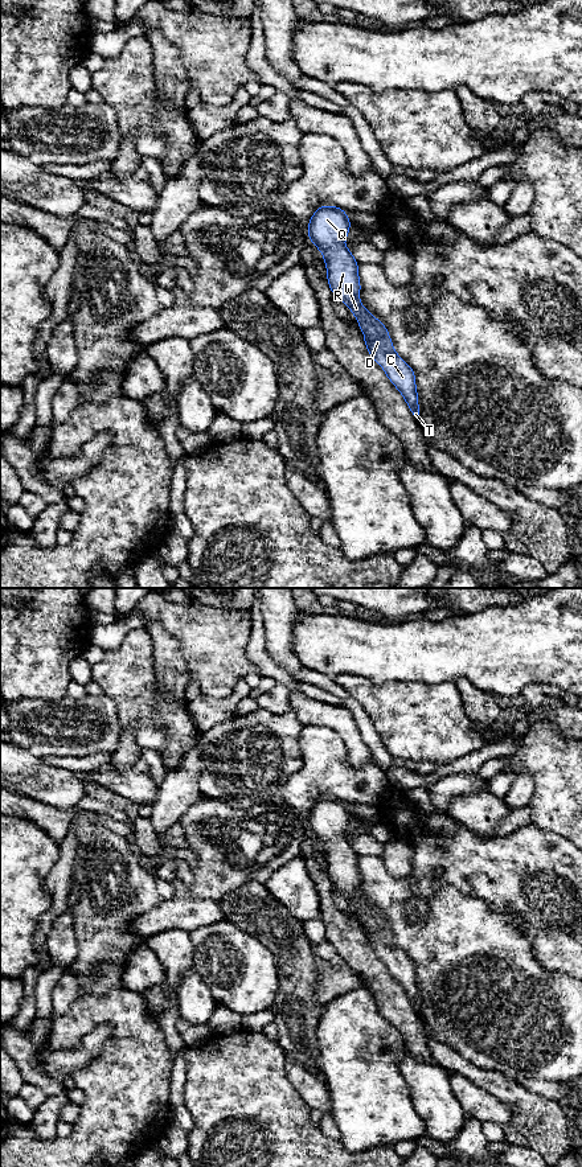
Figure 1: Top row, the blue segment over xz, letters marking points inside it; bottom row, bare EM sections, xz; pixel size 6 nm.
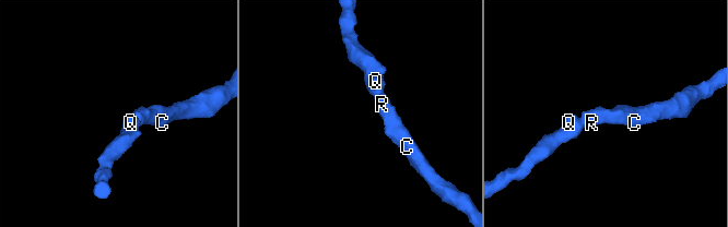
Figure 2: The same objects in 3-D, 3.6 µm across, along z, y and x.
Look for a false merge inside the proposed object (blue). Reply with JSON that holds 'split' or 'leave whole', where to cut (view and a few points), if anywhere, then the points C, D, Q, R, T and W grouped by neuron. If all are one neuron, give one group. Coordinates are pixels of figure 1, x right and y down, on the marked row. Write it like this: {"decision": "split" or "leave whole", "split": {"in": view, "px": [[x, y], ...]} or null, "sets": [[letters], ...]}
{"decision": "leave whole", "split": null, "sets": [["C", "D", "Q", "R", "T", "W"]]}

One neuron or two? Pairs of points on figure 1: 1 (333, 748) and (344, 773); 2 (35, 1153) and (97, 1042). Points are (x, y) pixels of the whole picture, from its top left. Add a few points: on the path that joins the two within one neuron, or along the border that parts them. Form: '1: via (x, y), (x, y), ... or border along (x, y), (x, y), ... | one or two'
1: via (333, 755), (333, 763), (337, 767) | one
2: border along (103, 1044), (99, 1055), (72, 1076) | two

